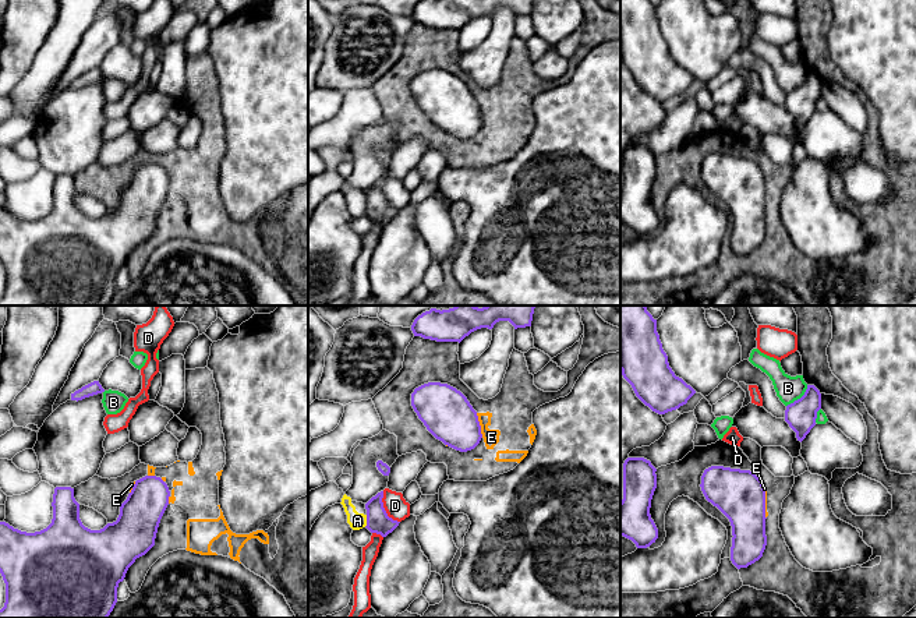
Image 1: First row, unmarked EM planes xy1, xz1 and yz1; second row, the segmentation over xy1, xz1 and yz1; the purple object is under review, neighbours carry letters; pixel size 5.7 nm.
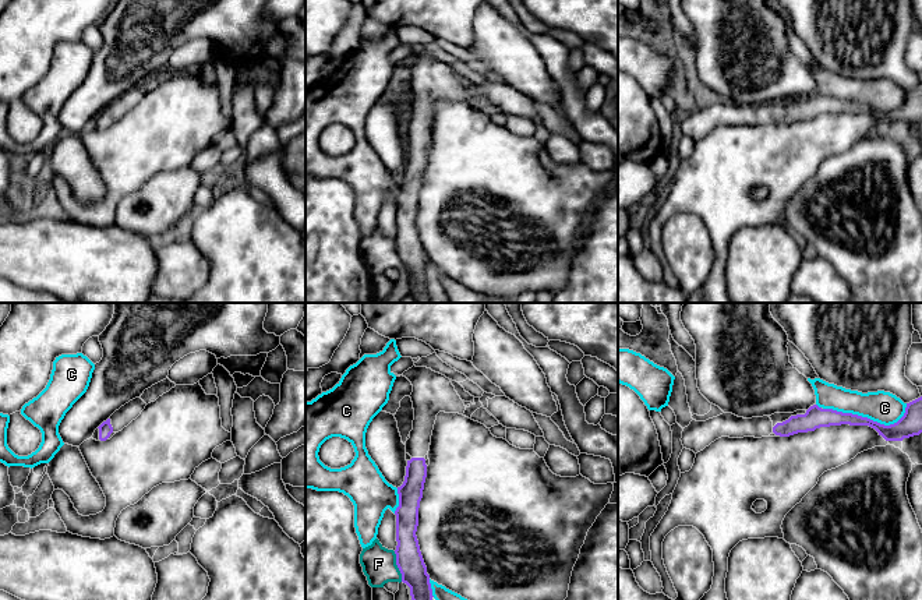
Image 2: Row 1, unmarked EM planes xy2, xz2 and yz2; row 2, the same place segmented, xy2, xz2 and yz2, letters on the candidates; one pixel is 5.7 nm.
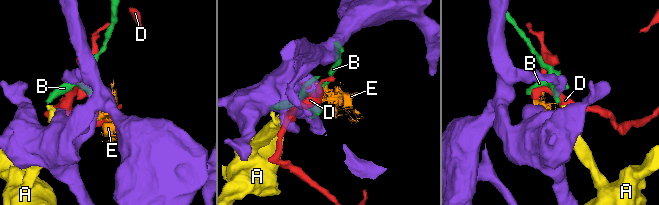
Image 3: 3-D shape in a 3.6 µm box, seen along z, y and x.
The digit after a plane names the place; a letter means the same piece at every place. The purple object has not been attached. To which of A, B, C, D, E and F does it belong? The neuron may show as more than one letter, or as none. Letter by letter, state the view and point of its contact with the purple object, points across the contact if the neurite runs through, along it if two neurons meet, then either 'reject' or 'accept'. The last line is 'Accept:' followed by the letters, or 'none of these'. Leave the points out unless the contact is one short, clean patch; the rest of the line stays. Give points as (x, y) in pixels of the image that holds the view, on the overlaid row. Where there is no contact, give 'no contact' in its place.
A: meets purple in xz1 at (367, 521); border along xz1 (367, 515), (364, 526); reject
B: meets purple in yz1 at (800, 398); reject
C: meets purple in yz2 at (868, 419); reject
D: meets purple in xz1 at (384, 509); border along xz1 (382, 491), (385, 512), (399, 522); reject
E: meets purple in xz1 at (480, 426); reject
F: meets purple in xz2 at (398, 567); border along xz2 (394, 551), (402, 581); reject
Accept: none of these

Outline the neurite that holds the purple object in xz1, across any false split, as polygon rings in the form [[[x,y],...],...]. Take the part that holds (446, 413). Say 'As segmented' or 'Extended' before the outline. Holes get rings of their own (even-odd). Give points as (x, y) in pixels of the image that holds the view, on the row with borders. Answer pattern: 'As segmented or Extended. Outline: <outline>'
As segmented. Outline: [[[424,384],[411,393],[411,406],[427,430],[445,445],[467,452],[480,444],[482,434],[477,412],[456,388]]]

